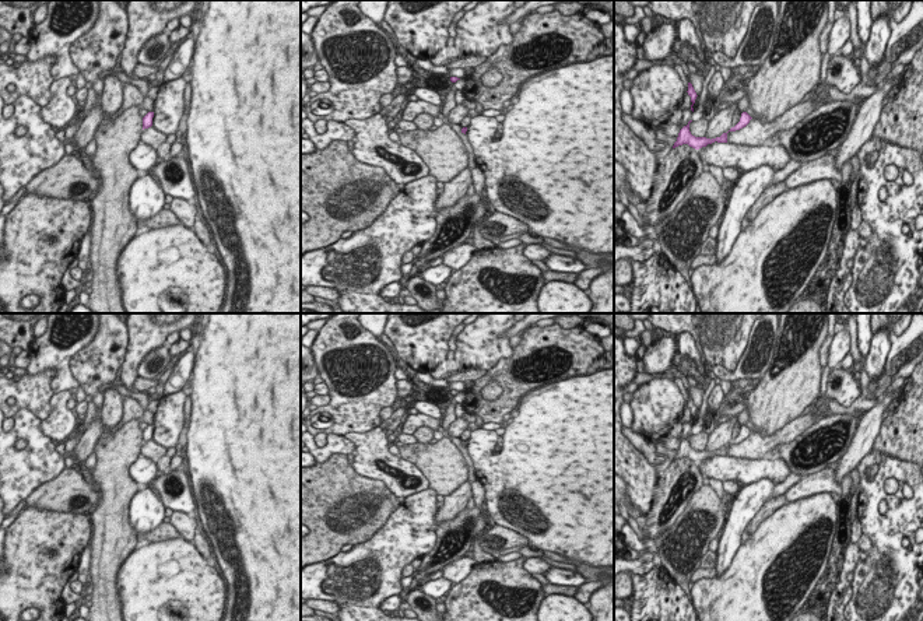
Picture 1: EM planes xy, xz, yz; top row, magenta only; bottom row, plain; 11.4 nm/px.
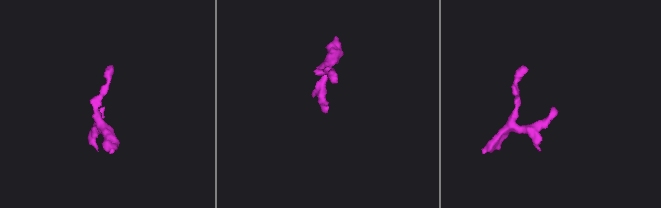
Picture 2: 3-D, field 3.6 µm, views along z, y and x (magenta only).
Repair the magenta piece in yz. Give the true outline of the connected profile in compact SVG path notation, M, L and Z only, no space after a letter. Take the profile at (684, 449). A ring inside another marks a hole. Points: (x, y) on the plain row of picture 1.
M692 434L688 435L687 439L684 439L680 446L678 446L678 450L677 450L677 455L674 456L673 462L678 460L678 459L682 459L682 457L688 457L689 460L695 462L695 463L699 463L702 460L706 460L708 457L712 457L715 455L717 456L727 456L727 446L723 446L720 450L716 450L716 452L706 452L706 450L695 450L691 448L689 445L689 436Z

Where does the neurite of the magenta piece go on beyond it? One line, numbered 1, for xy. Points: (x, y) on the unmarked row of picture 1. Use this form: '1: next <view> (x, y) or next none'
1: next none

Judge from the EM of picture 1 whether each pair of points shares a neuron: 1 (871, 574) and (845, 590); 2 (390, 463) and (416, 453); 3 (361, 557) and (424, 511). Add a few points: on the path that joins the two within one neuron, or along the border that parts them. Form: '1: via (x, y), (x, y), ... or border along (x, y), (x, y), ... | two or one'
1: border along (852, 582), (852, 597), (845, 606) | two
2: border along (400, 456), (428, 480) | two
3: via (376, 557), (409, 526) | one

